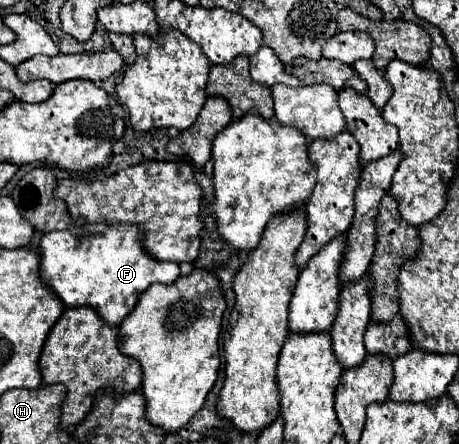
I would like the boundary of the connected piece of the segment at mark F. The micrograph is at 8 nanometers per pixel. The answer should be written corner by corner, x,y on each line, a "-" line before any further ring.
87,223
75,229
51,231
41,239
41,279
51,285
59,299
67,307
93,307
101,319
109,325
119,325
135,307
141,293
153,283
173,283
179,277
177,263
165,263
153,259
143,245
143,231
133,225
113,225
113,223

